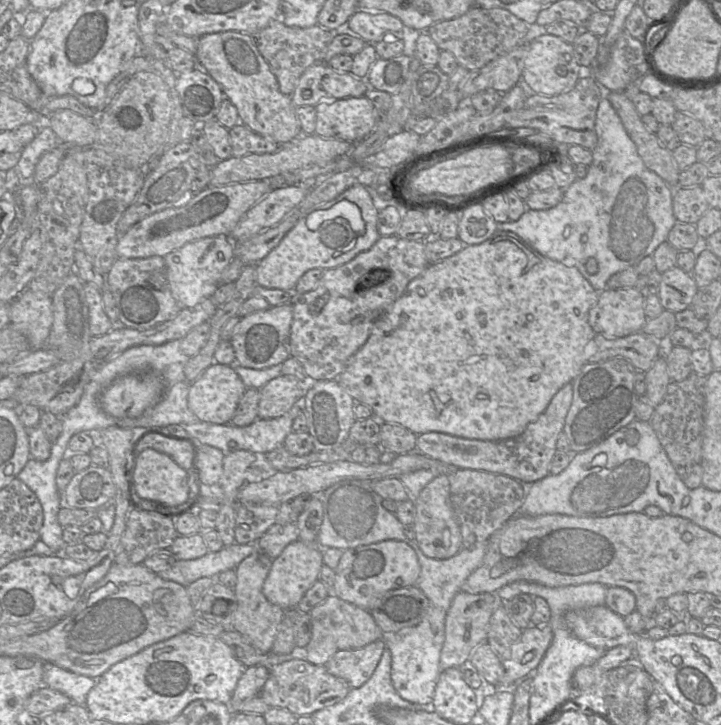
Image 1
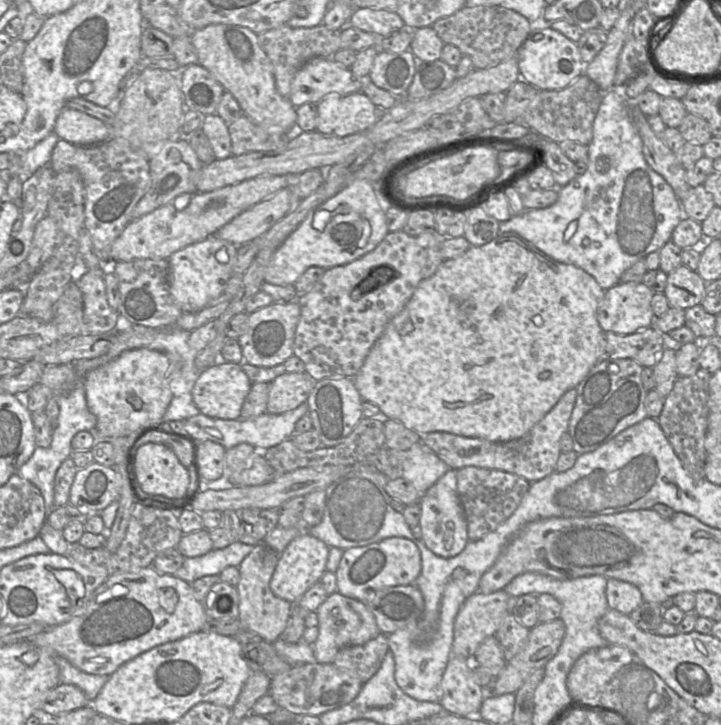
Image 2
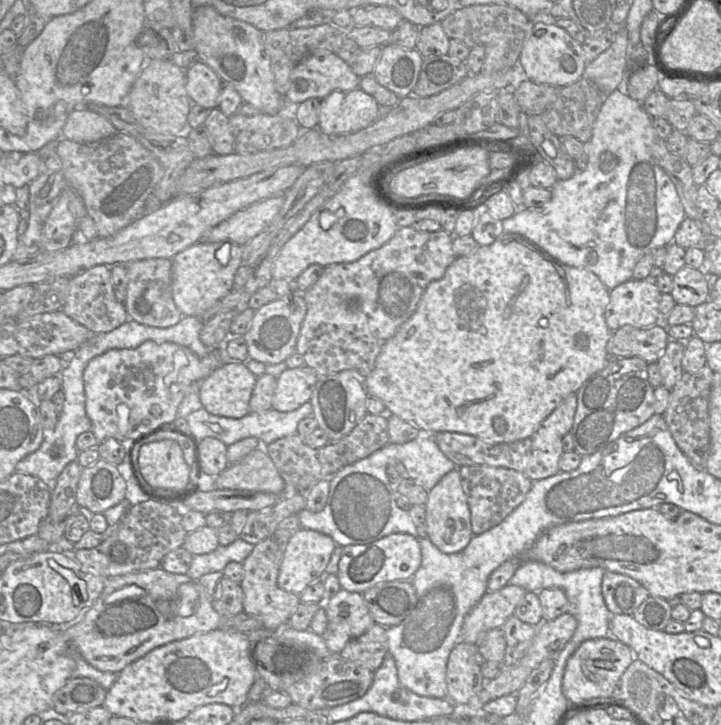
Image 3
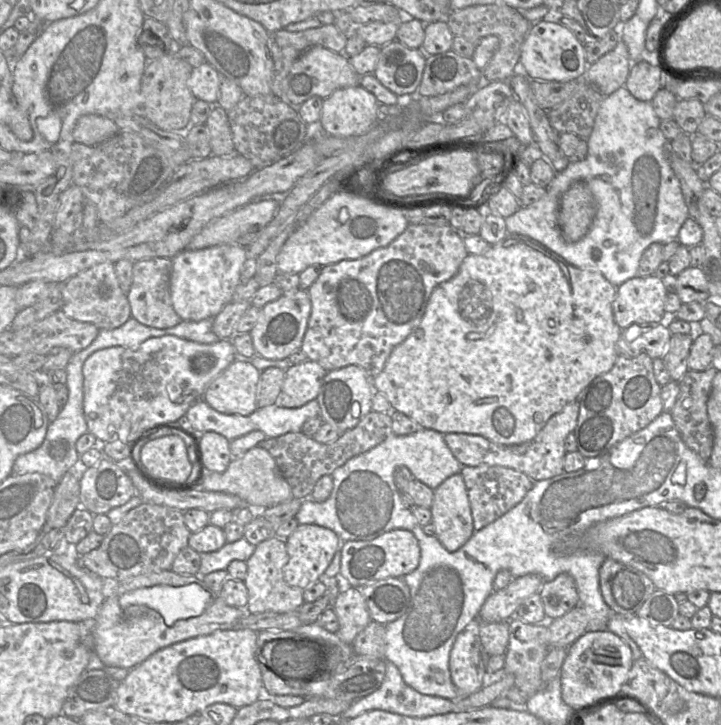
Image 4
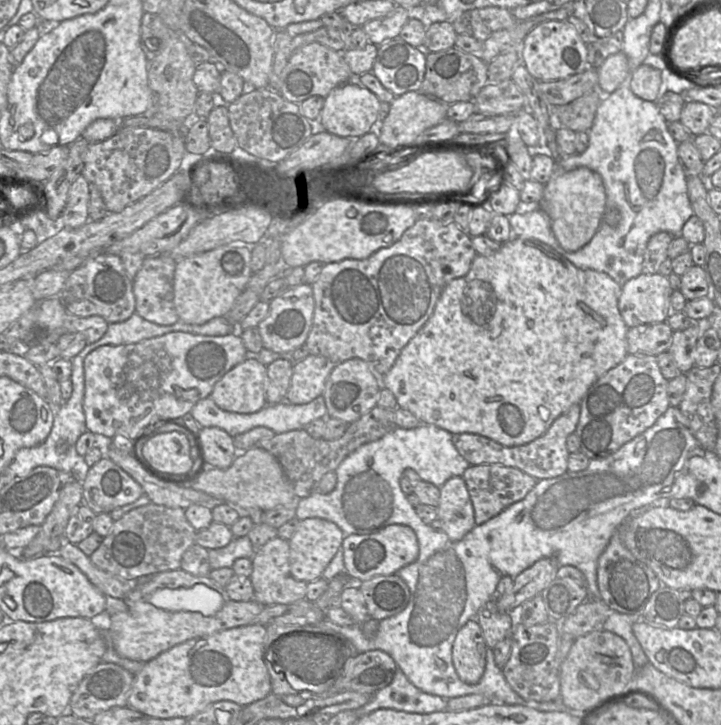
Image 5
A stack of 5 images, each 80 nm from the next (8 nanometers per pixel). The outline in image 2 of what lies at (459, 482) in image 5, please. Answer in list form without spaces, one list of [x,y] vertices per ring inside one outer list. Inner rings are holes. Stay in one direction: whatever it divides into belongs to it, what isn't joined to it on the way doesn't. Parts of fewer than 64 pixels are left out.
[[[449,469],[424,494],[419,505],[421,516],[419,526],[422,541],[437,556],[450,558],[464,550],[468,539],[467,521],[457,490],[457,470]]]

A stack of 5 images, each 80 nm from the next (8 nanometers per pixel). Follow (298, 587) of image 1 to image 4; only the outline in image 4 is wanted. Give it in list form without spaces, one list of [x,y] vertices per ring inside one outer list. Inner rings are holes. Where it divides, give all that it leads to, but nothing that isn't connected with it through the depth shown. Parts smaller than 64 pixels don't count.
[[[299,524],[293,533],[286,539],[286,549],[288,553],[288,562],[284,567],[284,579],[290,586],[296,586],[302,589],[308,587],[321,579],[326,569],[330,565],[337,550],[342,549],[343,542],[341,538],[331,529],[316,524]]]

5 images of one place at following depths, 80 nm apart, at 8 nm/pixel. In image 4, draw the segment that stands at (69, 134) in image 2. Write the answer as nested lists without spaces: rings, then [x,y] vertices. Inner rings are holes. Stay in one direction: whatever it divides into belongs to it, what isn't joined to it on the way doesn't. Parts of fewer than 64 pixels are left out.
[[[88,114],[81,116],[72,132],[74,142],[96,145],[114,136],[119,127],[108,116]]]

